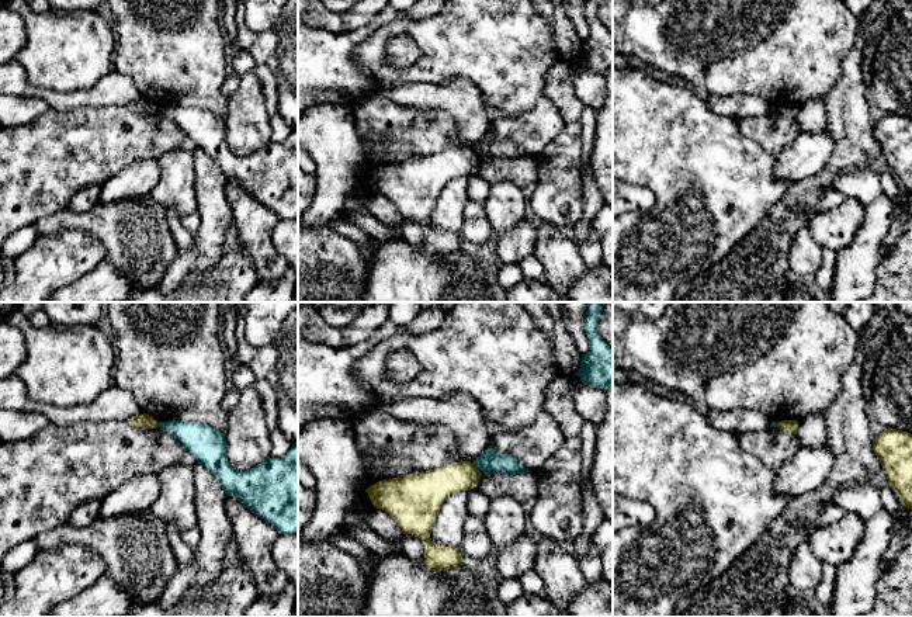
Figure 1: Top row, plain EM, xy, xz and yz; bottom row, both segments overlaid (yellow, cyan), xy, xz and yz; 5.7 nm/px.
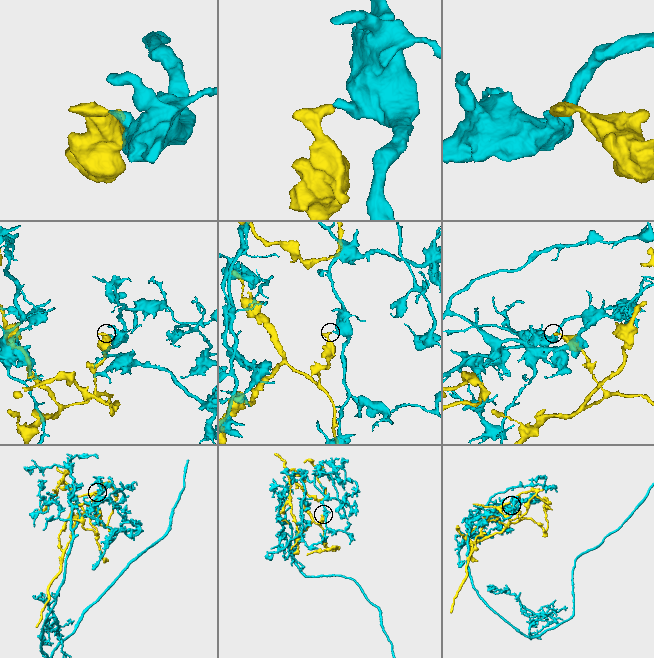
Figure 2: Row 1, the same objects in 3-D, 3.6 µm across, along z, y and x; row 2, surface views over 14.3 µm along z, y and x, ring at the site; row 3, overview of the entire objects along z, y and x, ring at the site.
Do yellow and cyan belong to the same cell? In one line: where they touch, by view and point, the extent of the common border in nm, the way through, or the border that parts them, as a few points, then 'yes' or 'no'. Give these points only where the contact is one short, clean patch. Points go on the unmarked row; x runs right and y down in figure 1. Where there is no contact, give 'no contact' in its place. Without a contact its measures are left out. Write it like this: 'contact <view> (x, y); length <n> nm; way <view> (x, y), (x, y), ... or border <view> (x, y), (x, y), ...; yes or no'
contact xz (474, 152); length 70 nm; border xz (472, 148), (479, 156); no

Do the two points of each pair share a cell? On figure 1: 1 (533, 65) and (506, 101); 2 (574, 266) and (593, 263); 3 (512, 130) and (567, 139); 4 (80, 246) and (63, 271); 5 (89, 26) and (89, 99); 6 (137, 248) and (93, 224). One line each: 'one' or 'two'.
1: one
2: two
3: two
4: one
5: two
6: one

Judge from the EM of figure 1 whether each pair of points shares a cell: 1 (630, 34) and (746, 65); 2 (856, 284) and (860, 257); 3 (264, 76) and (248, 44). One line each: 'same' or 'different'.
1: same
2: same
3: different

